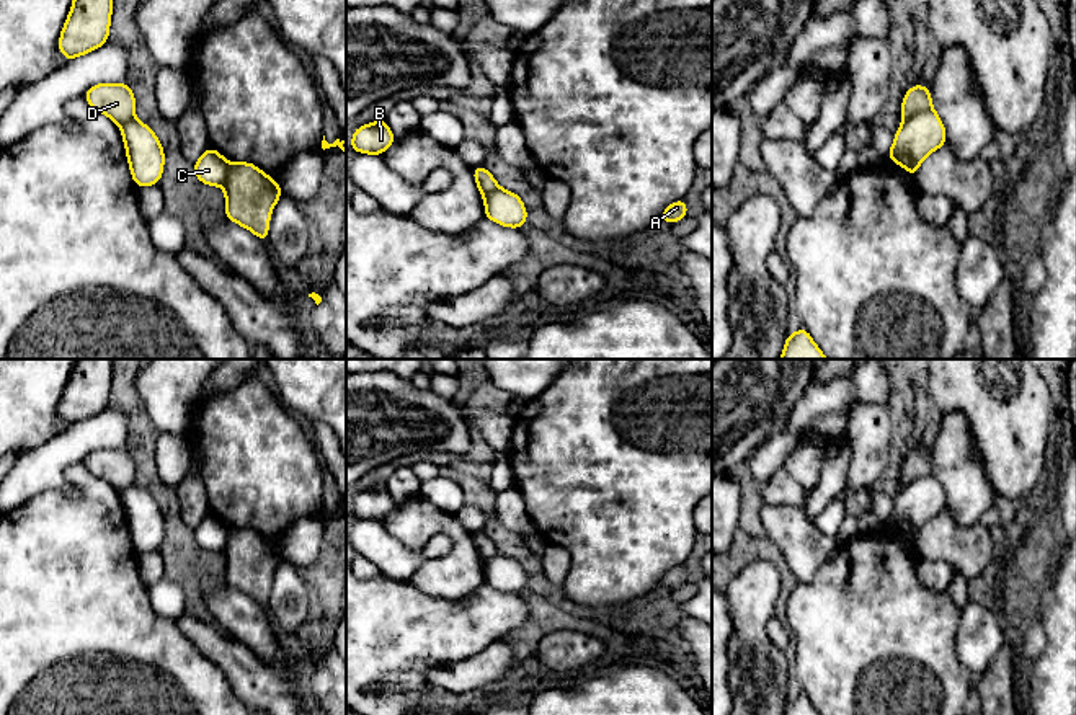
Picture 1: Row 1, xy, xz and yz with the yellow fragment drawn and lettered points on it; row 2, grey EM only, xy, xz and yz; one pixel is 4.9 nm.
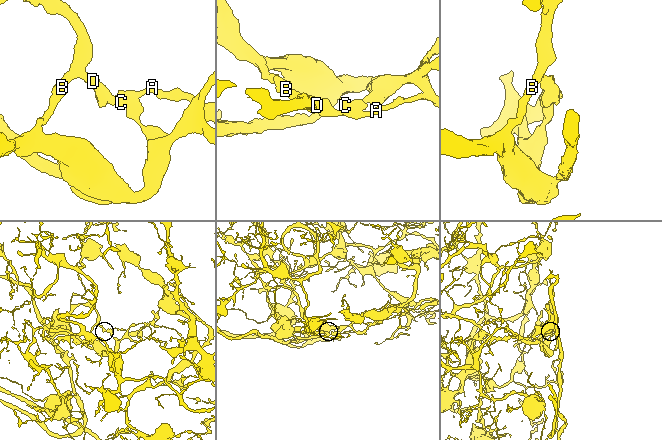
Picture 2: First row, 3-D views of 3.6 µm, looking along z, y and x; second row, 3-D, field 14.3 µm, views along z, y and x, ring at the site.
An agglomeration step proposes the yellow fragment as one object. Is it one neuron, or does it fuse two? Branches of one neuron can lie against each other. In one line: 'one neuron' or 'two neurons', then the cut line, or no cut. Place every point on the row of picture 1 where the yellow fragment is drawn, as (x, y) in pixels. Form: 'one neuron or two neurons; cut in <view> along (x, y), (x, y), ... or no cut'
two neurons; cut in yz along (931, 108), (915, 113), (903, 123)

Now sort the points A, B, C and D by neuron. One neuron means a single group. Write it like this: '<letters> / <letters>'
A C / B D

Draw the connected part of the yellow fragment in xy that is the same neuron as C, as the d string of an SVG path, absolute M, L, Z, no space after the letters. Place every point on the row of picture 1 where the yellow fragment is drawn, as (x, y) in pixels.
M209 147L193 165L196 178L202 184L224 186L230 162L225 160L214 147Z

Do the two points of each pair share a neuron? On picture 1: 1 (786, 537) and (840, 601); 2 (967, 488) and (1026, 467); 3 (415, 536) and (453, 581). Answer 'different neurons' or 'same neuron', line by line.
1: different neurons
2: different neurons
3: same neuron

